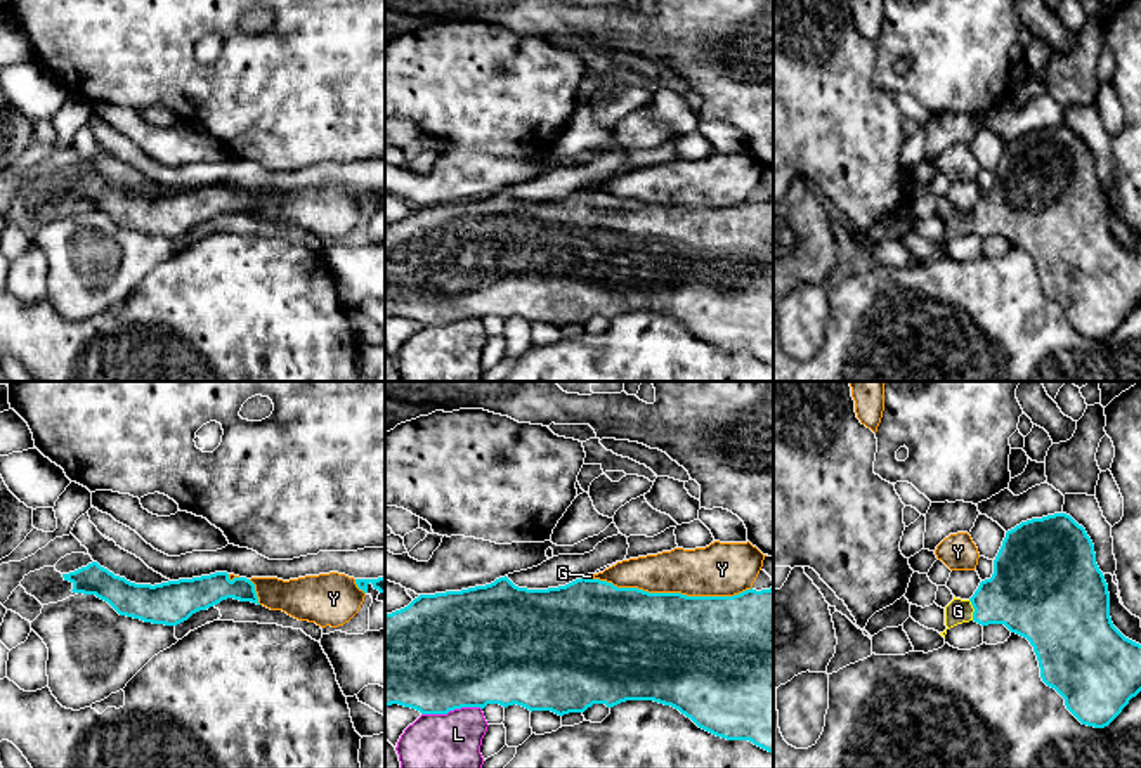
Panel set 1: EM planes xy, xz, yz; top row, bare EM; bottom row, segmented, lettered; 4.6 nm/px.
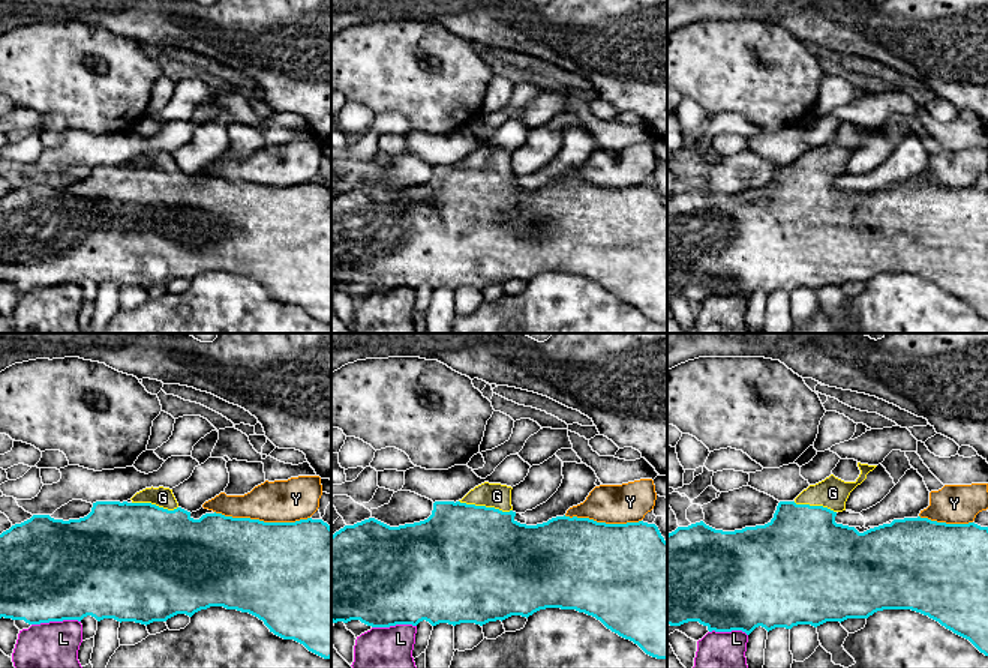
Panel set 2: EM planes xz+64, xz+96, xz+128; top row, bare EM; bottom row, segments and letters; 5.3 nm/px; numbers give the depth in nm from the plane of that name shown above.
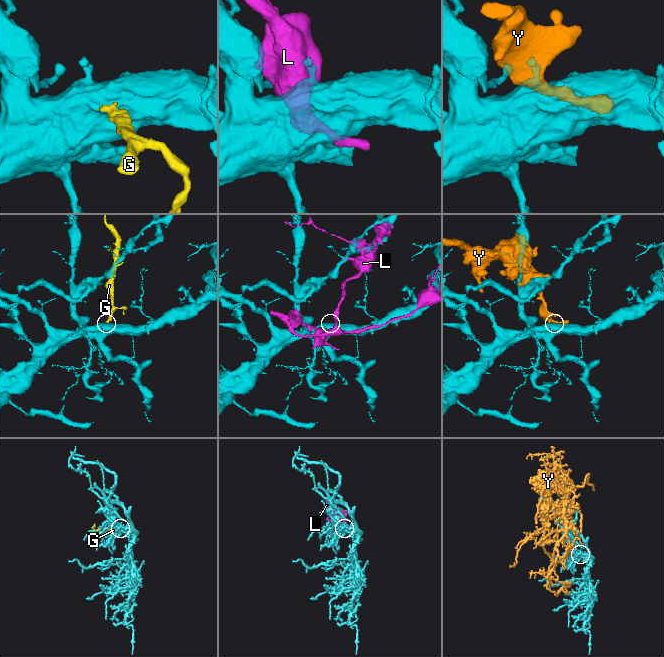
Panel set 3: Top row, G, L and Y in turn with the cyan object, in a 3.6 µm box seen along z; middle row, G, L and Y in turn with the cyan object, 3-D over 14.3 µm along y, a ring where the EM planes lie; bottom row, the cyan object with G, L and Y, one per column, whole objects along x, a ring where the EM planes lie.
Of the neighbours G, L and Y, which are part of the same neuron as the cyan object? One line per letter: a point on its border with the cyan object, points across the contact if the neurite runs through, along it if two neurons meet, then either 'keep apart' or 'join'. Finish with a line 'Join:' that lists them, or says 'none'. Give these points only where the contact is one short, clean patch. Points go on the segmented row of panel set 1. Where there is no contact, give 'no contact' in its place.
G: meets cyan in yz at (975, 611); runs through yz (1025, 593), (975, 611), (958, 611); join
L: meets cyan in xz at (451, 709); keep apart
Y: meets cyan in xz at (673, 593); keep apart
Join: G

